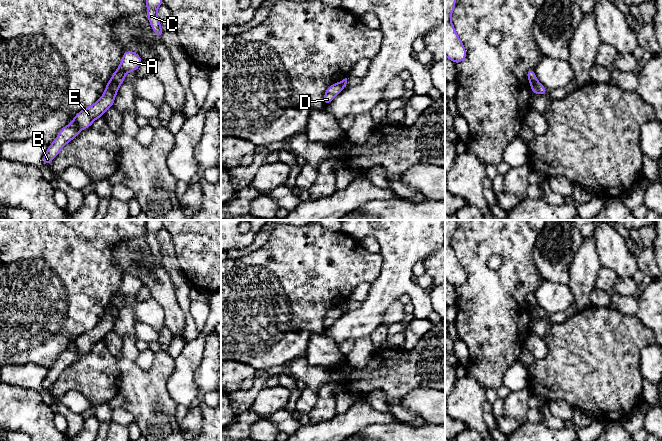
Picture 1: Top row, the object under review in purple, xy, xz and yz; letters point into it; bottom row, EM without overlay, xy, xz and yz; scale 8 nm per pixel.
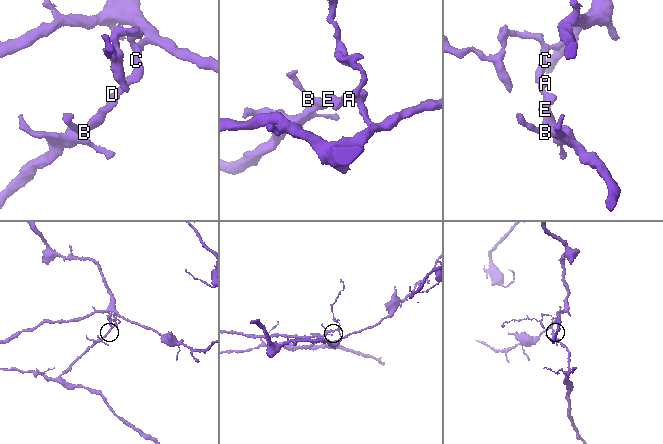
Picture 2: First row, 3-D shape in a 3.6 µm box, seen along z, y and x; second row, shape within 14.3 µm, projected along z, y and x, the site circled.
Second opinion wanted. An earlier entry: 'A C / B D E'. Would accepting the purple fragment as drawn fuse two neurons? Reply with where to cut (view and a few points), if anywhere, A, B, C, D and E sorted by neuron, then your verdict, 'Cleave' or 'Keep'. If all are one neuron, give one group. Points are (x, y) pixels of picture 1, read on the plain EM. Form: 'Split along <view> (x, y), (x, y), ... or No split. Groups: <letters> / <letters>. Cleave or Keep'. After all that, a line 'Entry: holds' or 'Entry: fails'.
Split along xy (112, 302), (119, 309). Groups: A C / B D E. Cleave
Entry: holds

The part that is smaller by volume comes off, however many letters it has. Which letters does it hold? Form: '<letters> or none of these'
B, D, E

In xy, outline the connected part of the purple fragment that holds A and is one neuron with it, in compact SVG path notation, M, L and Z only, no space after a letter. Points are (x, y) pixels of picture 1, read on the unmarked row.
M124 275L117 295L112 298L112 303L120 310L125 303L124 298L135 295L142 287L141 281L133 275Z

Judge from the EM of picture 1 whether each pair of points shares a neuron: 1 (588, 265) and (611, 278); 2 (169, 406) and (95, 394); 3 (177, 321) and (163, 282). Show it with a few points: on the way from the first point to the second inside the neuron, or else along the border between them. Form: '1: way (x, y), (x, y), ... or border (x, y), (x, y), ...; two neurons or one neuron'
1: border (601, 266), (593, 287); two neurons
2: border (120, 370), (120, 387), (117, 393); two neurons
3: way (173, 311), (164, 292); one neuron

